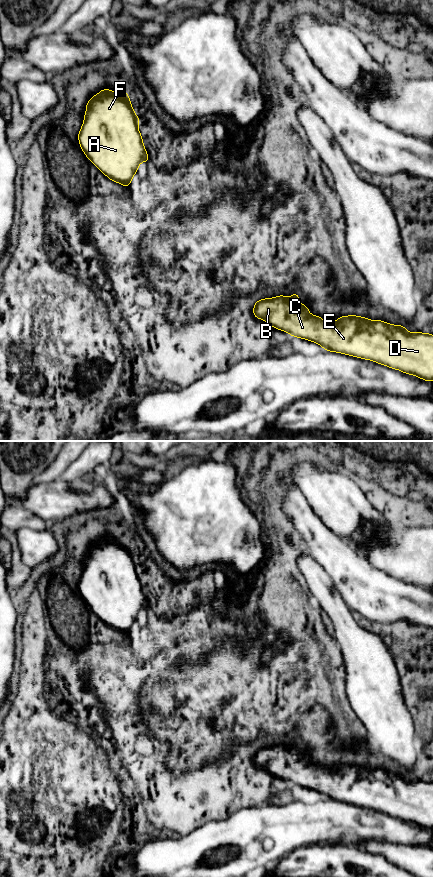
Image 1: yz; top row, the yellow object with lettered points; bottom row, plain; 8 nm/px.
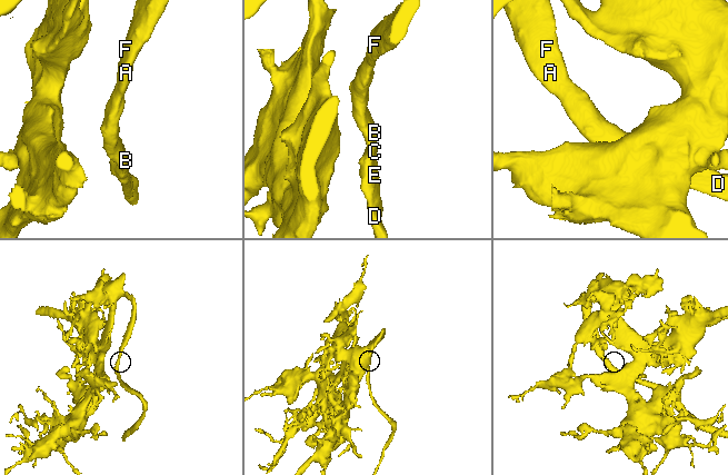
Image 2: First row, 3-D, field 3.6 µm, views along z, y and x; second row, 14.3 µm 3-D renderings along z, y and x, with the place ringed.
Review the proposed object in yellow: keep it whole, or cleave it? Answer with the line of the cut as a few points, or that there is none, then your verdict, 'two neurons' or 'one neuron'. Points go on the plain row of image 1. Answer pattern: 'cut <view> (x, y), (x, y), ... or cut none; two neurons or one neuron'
cut none; one neuron

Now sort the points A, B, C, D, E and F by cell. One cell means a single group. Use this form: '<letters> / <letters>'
A B C D E F

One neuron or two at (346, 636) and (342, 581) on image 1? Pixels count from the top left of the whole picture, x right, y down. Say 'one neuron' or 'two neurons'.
two neurons

